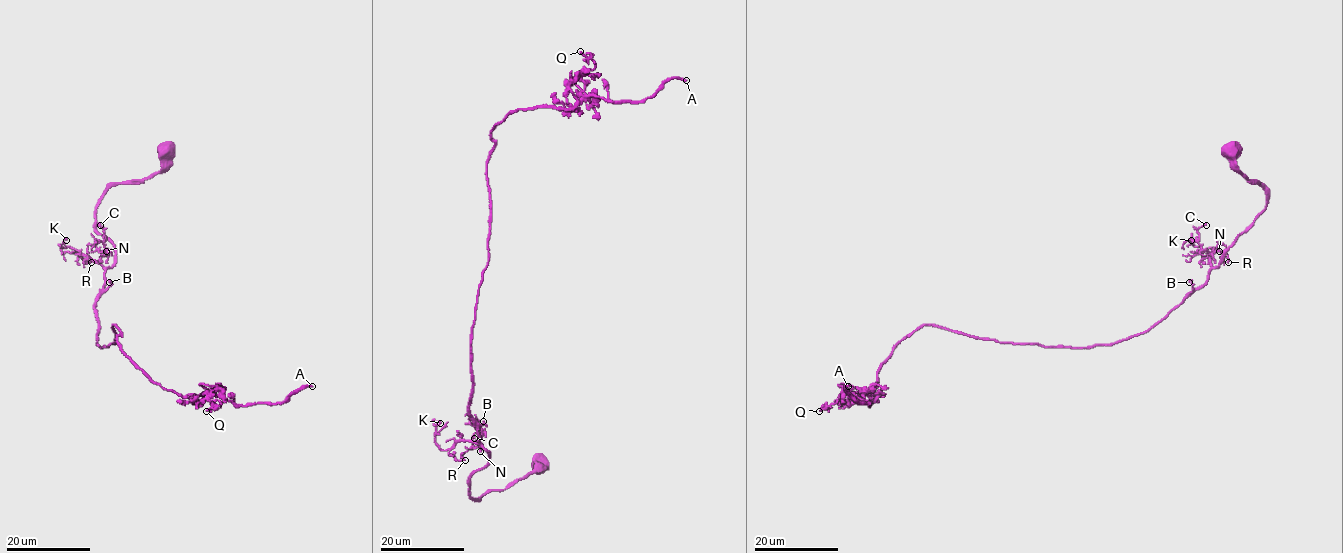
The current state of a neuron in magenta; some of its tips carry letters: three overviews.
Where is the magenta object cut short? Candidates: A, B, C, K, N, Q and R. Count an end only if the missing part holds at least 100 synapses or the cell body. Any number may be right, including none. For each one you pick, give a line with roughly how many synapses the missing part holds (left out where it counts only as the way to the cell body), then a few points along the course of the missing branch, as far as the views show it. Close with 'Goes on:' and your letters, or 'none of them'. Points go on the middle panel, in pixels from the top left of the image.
A: Roughly 300 synapses. Course of what is missing: (686, 80), (702, 85), (715, 75), (721, 104), (733, 94), (717, 75), (703, 75), (657, 83), (662, 96)
Goes on: A

